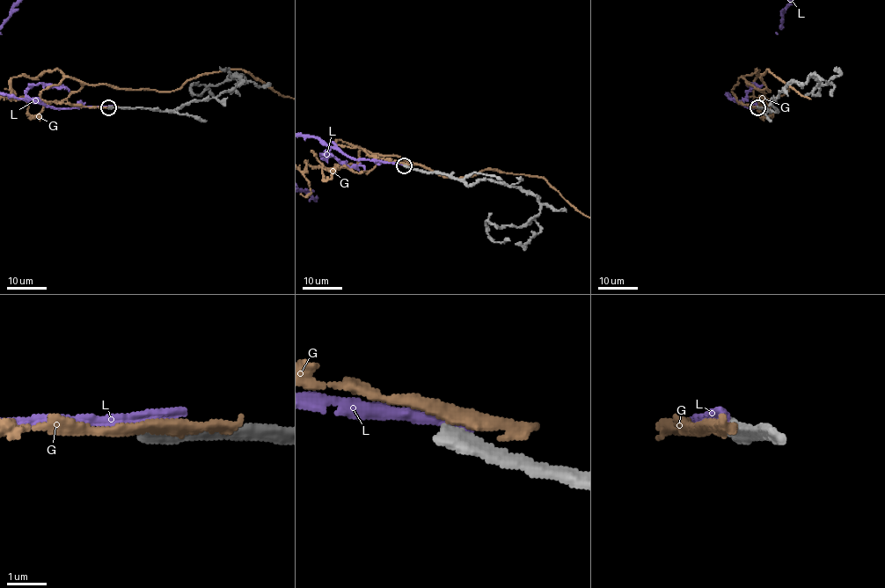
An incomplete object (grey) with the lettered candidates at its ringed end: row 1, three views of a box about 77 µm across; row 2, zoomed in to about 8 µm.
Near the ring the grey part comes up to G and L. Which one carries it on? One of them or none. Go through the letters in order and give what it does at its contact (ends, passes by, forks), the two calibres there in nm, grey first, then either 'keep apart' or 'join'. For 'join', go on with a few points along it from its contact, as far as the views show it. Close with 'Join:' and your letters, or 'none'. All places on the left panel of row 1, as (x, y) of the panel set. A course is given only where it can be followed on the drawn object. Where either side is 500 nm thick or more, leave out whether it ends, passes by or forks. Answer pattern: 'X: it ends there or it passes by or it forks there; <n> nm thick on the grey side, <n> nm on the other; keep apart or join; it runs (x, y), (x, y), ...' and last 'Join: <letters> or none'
G: it passes by; 480 nm thick on the grey side, 300 nm on the other; keep apart
L: 500 nm thick on the grey side, 360 nm on the other; keep apart
Join: none

